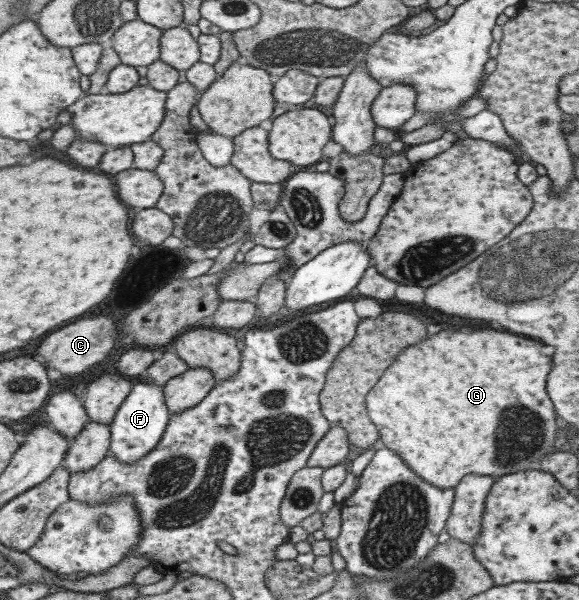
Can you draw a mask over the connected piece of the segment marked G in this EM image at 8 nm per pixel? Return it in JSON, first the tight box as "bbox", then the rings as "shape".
{"bbox":[366,329,558,488],"shape":[[[497,329],[439,331],[439,333],[423,339],[423,343],[415,343],[393,358],[375,383],[375,387],[366,395],[367,415],[377,428],[381,443],[387,449],[393,450],[415,475],[435,487],[454,488],[459,480],[467,474],[502,476],[525,469],[534,469],[534,465],[544,457],[545,453],[554,451],[553,437],[558,429],[555,425],[556,411],[545,391],[545,380],[552,368],[552,355],[544,355],[541,353],[541,349],[543,349],[542,343],[507,333],[507,331],[497,331]]]}

